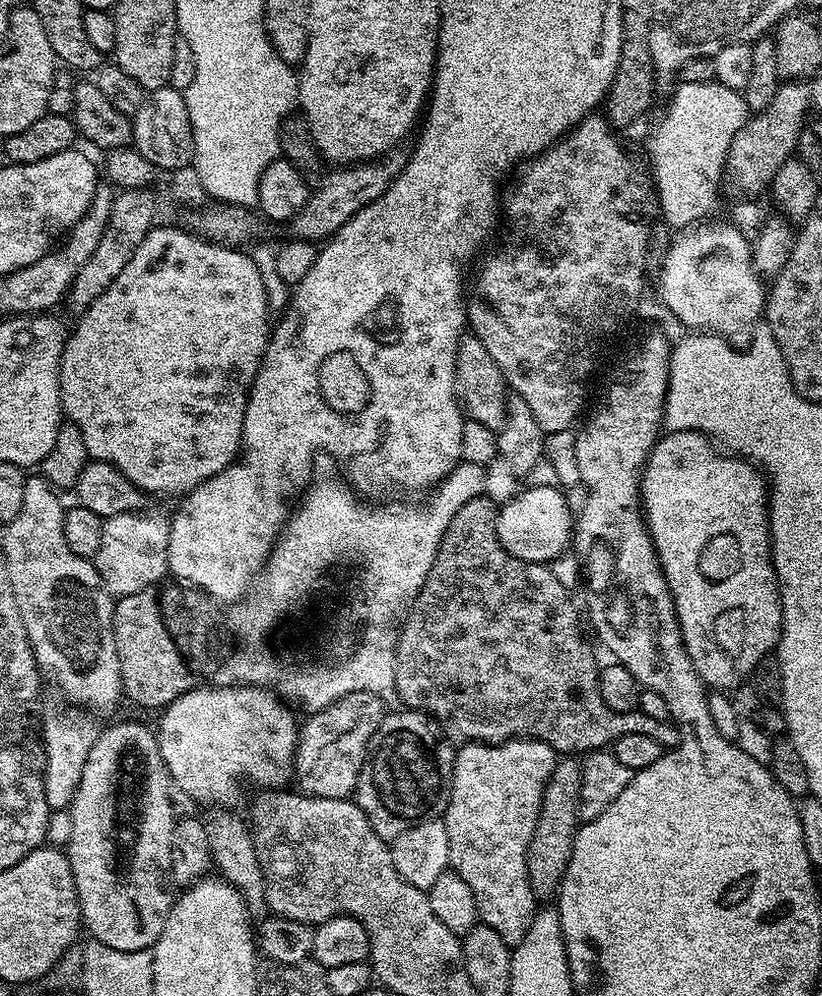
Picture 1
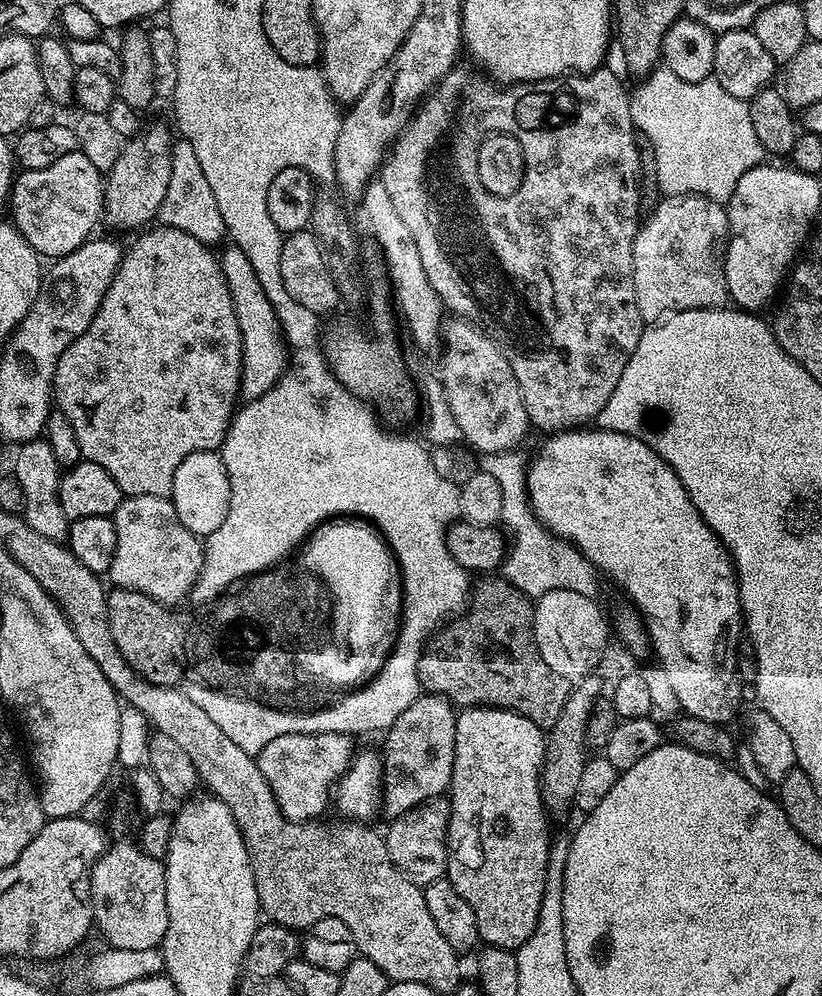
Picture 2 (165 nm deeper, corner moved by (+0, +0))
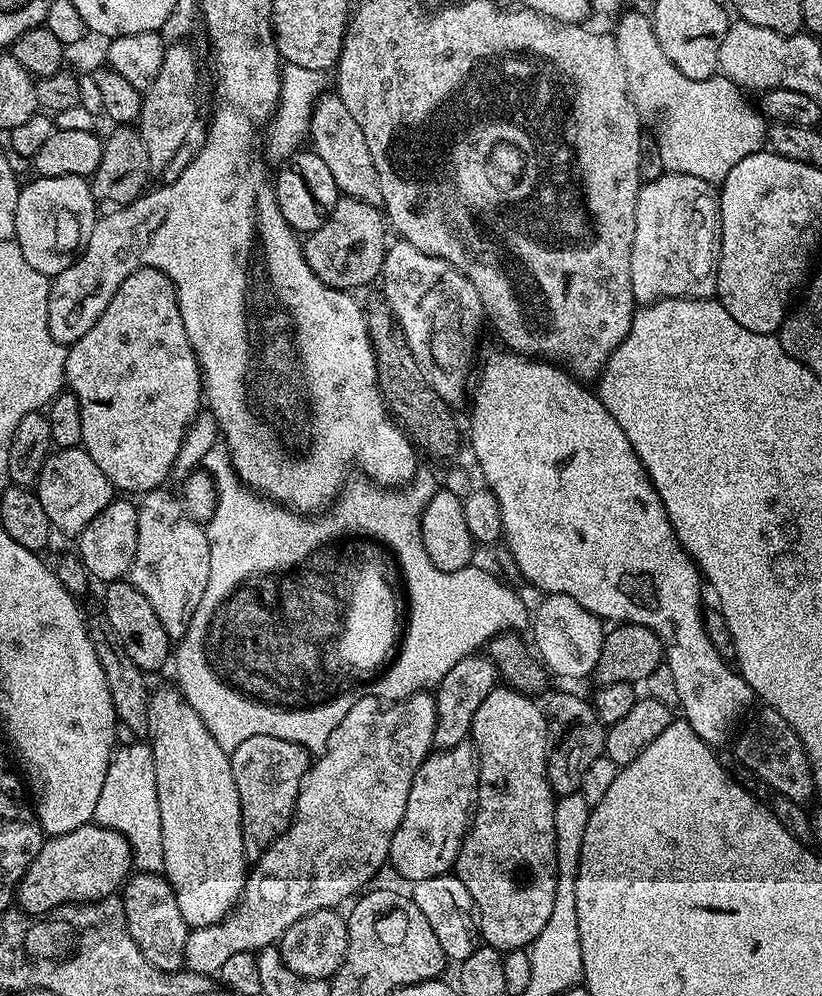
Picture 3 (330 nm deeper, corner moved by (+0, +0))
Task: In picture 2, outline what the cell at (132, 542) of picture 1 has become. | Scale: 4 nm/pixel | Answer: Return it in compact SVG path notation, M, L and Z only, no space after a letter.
M150 494L124 496L111 517L114 530L118 530L118 547L107 579L112 579L115 587L141 592L159 604L176 606L179 600L187 601L204 569L204 550L201 537L179 521L171 499Z

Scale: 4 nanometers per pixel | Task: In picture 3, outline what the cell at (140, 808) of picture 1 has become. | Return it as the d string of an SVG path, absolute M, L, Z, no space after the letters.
M137 871L124 881L122 899L126 926L138 950L142 950L145 958L158 966L158 970L181 971L184 968L184 947L190 929L178 910L178 898L174 898L174 890L168 885L167 879L155 872Z

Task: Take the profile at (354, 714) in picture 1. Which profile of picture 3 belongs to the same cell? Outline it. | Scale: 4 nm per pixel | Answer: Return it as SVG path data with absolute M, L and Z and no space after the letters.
M254 734L231 752L230 759L242 814L244 857L255 862L288 829L300 783L310 767L310 753L301 744L270 738L270 734Z

